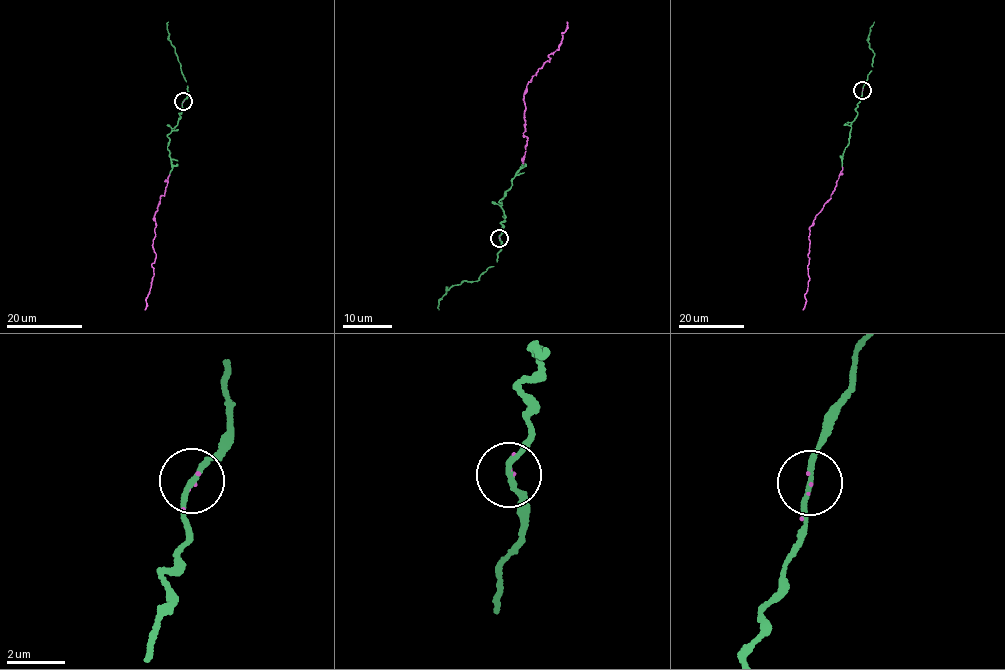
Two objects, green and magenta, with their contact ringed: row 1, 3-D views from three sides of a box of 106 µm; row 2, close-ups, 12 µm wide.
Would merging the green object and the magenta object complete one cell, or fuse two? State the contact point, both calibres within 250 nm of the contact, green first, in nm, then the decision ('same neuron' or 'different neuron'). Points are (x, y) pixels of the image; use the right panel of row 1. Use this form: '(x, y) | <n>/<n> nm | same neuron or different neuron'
(862, 90) | 170/40 nm | same neuron

